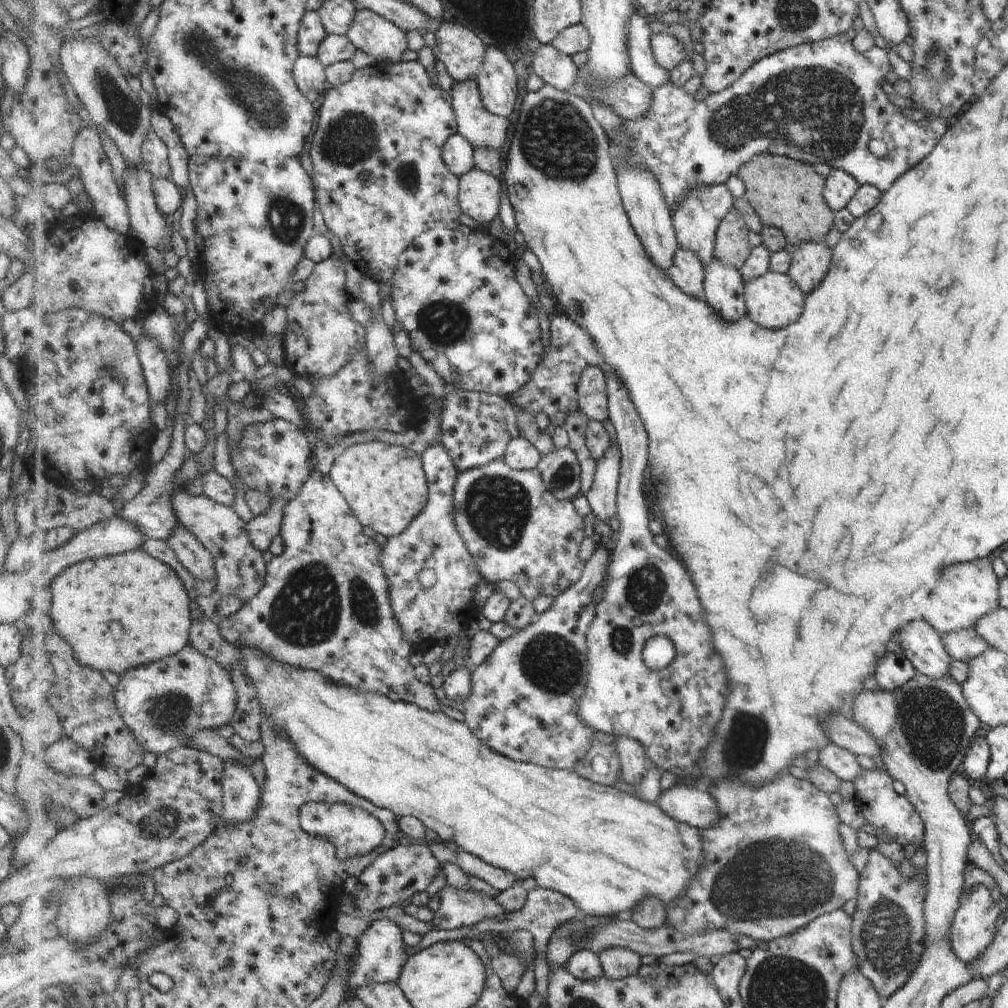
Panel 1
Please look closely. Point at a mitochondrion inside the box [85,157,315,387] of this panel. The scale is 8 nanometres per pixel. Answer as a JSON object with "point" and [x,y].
{"point":[286,217]}

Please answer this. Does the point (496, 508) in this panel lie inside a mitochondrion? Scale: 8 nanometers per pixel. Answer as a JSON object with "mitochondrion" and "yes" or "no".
{"mitochondrion":"yes"}

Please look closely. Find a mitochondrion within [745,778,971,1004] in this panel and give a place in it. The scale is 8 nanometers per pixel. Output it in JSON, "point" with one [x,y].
{"point":[884,931]}

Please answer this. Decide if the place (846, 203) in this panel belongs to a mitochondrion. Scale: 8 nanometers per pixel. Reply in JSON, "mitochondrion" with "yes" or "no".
{"mitochondrion":"no"}

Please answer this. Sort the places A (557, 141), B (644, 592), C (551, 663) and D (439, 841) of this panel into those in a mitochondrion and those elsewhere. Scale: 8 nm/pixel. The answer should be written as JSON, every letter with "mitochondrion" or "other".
{"A":"mitochondrion","B":"mitochondrion","C":"mitochondrion","D":"other"}

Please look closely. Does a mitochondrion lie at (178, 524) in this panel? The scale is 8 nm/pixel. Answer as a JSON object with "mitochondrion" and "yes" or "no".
{"mitochondrion":"no"}

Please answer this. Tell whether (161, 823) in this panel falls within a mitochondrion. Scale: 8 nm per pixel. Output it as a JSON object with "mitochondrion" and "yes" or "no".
{"mitochondrion":"yes"}

